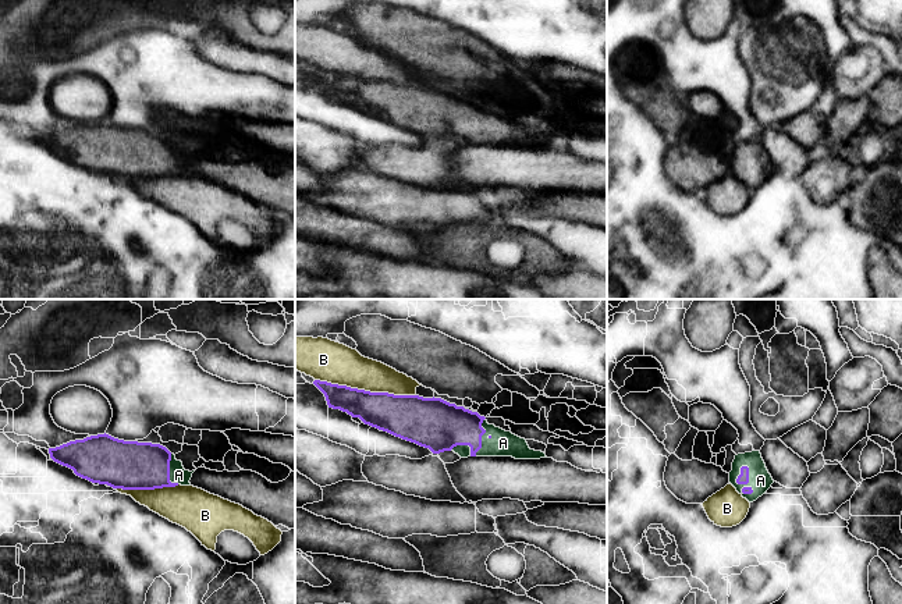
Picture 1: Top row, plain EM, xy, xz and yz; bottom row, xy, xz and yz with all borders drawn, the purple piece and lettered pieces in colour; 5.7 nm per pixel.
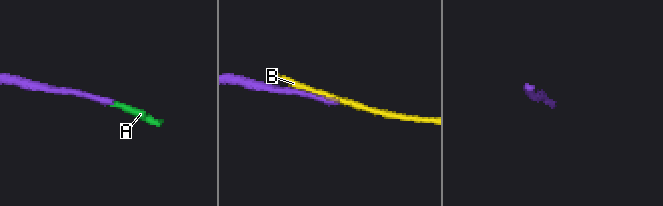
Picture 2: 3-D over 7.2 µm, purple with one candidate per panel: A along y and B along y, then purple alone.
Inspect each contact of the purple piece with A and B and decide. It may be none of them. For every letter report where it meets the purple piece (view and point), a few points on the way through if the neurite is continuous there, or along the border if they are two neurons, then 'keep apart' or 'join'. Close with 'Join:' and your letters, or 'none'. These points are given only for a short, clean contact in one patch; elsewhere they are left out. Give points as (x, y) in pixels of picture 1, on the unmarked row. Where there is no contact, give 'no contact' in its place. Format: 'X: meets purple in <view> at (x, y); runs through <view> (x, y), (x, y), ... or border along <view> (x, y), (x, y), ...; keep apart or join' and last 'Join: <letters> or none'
A: meets purple in yz at (748, 167); runs through yz (744, 166), (748, 167), (760, 169); join
B: meets purple in xz at (364, 78); keep apart
Join: A

